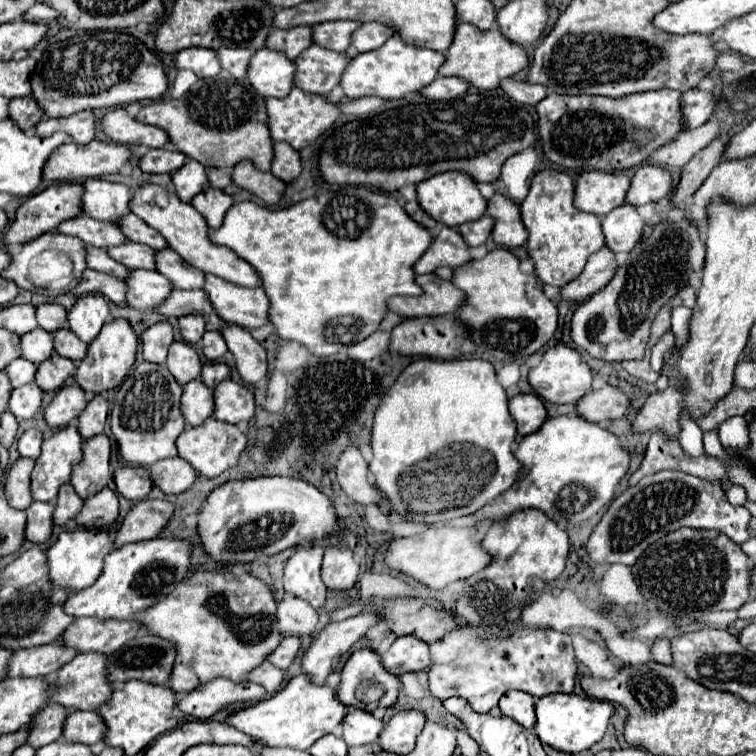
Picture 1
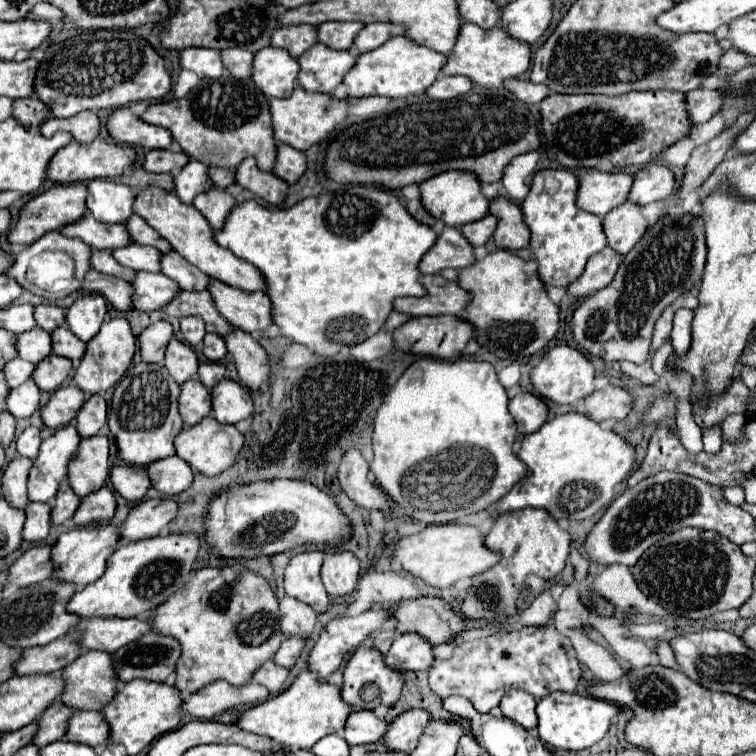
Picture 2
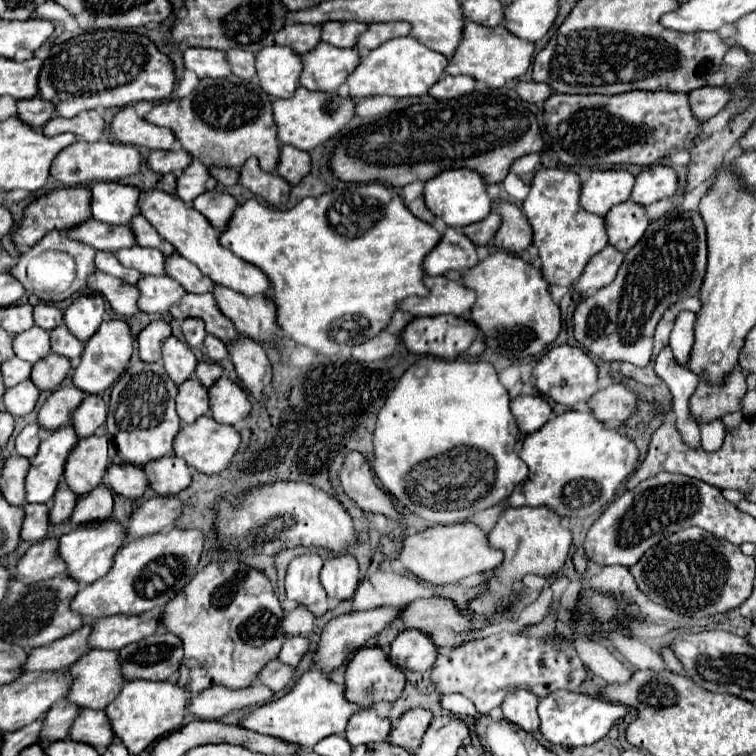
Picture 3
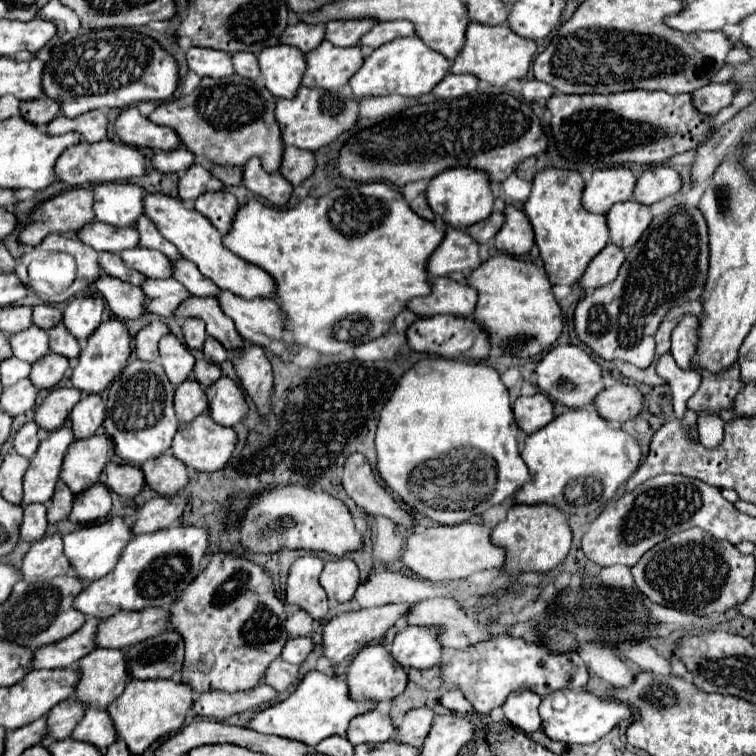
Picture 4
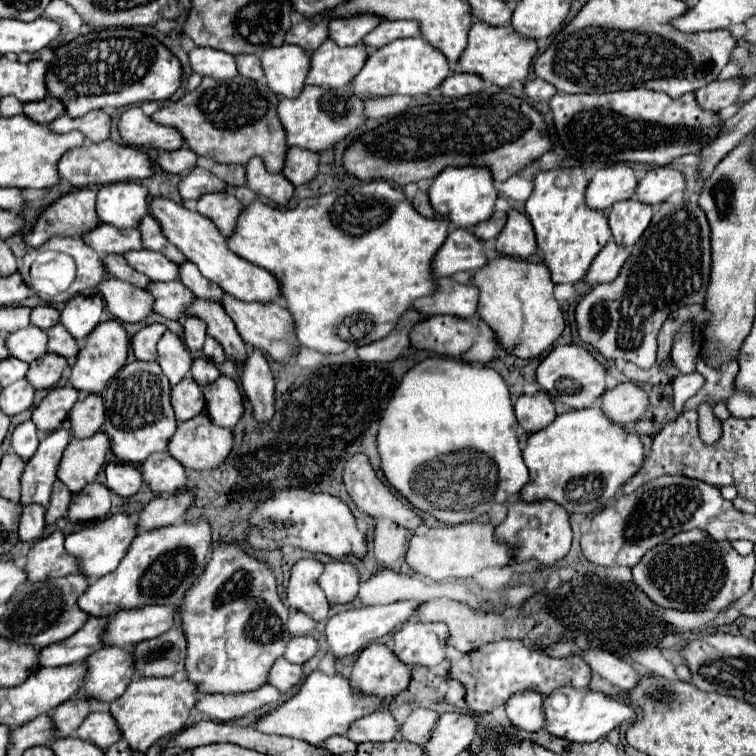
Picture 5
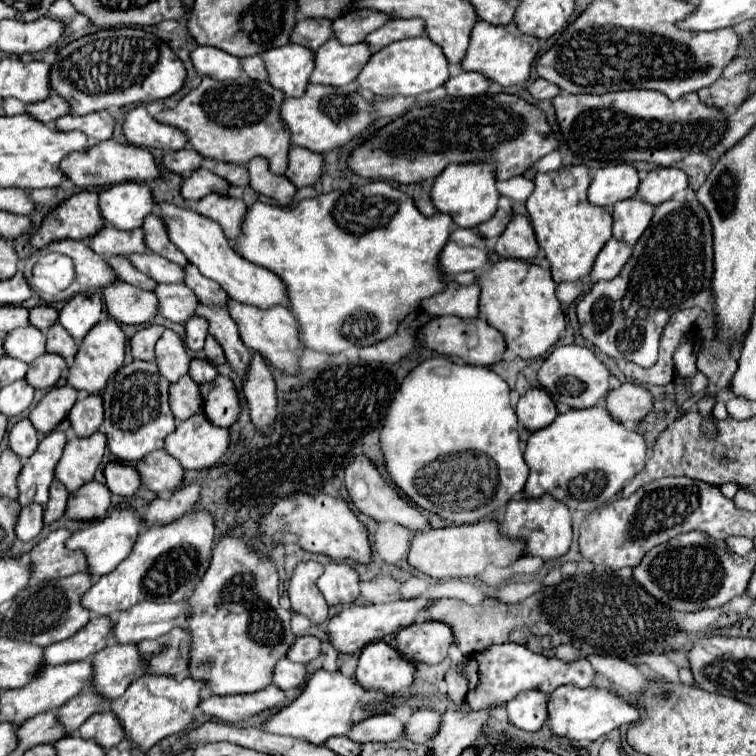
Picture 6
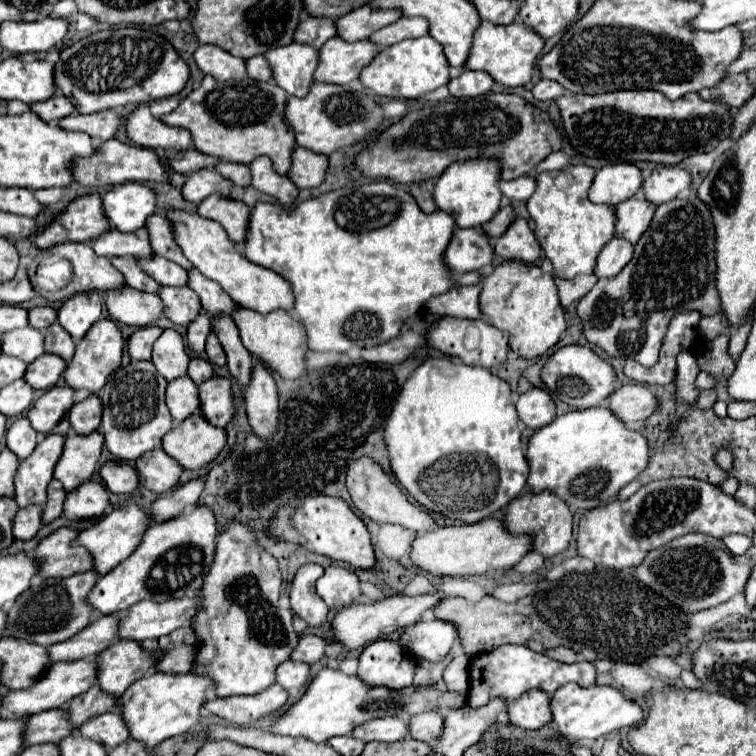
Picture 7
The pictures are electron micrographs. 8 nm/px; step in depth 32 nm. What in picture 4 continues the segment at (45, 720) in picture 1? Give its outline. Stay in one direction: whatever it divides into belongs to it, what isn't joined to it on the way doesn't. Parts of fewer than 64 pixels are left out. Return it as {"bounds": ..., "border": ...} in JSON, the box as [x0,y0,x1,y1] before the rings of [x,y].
{"bounds":[46,698,84,740],"border":[[[68,698],[56,704],[56,708],[52,708],[46,716],[46,738],[52,740],[64,740],[70,738],[72,728],[76,724],[76,720],[80,720],[80,716],[84,716],[84,704]]]}

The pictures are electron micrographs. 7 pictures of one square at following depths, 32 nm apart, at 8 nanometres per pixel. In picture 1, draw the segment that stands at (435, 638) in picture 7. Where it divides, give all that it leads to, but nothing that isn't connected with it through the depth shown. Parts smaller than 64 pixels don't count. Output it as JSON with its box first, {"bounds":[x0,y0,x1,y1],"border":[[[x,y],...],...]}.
{"bounds":[380,636,430,676],"border":[[[400,636],[392,642],[388,652],[380,656],[380,662],[396,676],[402,676],[404,672],[420,672],[430,666],[428,644],[414,636]]]}

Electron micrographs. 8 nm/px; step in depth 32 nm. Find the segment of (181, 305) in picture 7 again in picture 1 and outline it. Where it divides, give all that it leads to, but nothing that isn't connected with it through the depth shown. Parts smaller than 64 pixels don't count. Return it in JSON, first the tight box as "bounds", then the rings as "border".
{"bounds":[124,270,172,310],"border":[[[130,270],[124,282],[128,288],[126,302],[138,310],[154,308],[160,300],[164,300],[164,296],[168,296],[168,292],[172,292],[172,284],[168,284],[168,280],[164,280],[164,276],[156,270]]]}

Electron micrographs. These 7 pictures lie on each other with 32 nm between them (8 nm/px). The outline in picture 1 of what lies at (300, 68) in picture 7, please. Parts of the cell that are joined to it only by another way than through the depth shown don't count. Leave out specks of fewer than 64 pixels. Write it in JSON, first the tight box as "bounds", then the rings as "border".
{"bounds":[246,48,294,98],"border":[[[266,48],[254,52],[246,80],[256,88],[258,94],[264,98],[274,96],[286,96],[292,90],[292,76],[294,76],[294,64],[280,52],[268,52]]]}

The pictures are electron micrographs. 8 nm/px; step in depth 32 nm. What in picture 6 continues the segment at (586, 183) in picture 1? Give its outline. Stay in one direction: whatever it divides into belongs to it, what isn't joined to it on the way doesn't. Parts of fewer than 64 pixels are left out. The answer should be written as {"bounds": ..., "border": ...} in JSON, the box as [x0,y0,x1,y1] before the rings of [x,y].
{"bounds":[588,164,638,208],"border":[[[608,164],[596,170],[588,188],[588,202],[594,206],[612,208],[620,200],[634,198],[638,184],[638,172],[630,164]]]}

